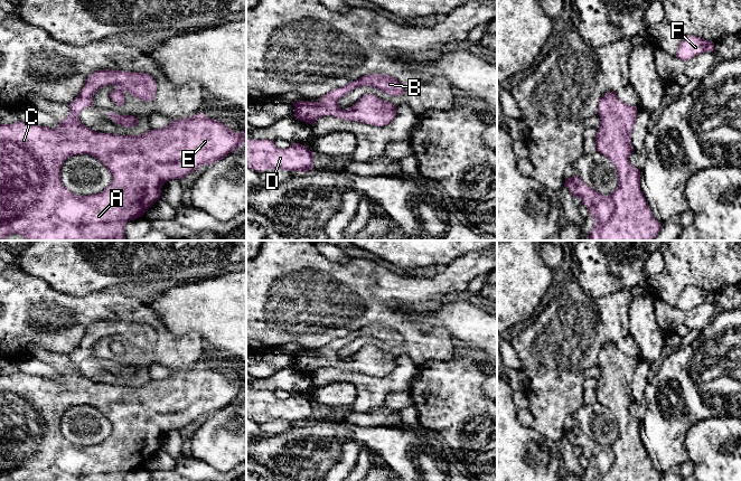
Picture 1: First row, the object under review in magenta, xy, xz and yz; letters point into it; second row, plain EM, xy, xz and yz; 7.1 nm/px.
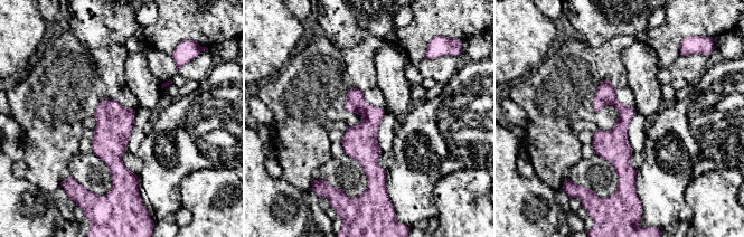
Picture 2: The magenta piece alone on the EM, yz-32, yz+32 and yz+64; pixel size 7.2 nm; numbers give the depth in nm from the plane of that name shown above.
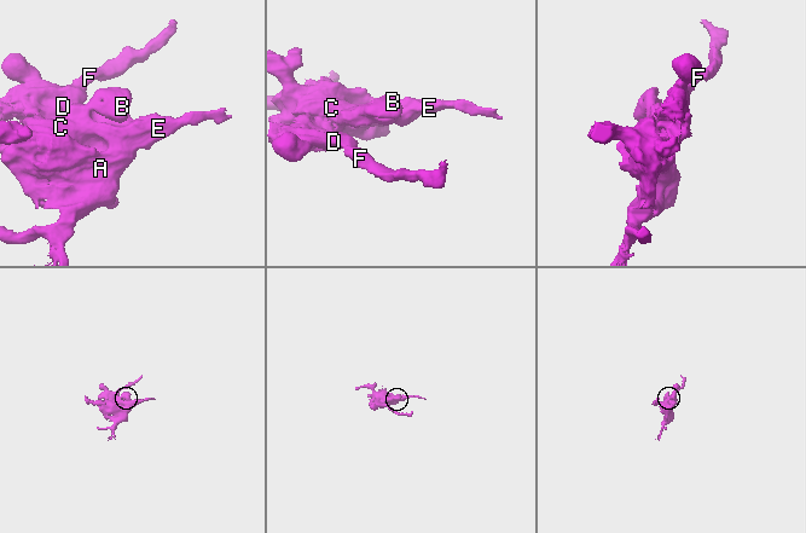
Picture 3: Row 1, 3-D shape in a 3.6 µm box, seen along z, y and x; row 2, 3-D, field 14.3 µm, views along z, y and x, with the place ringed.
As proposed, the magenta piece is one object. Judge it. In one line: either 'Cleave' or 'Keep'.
Keep

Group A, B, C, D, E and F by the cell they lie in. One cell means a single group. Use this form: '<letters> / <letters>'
A B C D E F

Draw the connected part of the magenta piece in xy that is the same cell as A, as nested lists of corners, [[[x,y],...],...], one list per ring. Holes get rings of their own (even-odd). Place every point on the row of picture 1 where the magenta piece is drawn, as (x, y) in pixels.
[[[97,70],[88,77],[77,98],[68,105],[67,117],[60,121],[56,129],[20,121],[0,124],[0,240],[6,240],[12,234],[22,235],[26,240],[128,240],[124,235],[125,224],[144,215],[146,210],[160,199],[165,182],[171,179],[180,180],[200,166],[223,160],[246,141],[245,129],[237,134],[223,123],[206,117],[204,113],[175,120],[166,128],[138,136],[95,132],[84,126],[78,115],[82,110],[93,105],[95,93],[110,84],[116,87],[107,95],[119,106],[124,104],[124,91],[146,102],[153,101],[158,89],[153,77],[147,73]],[[77,154],[99,159],[111,172],[112,181],[102,192],[79,196],[63,186],[60,168],[66,159]]]

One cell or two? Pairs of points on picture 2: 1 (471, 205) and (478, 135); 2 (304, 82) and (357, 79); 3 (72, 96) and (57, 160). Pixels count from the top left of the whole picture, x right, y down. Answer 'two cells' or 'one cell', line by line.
1: two cells
2: one cell
3: one cell

